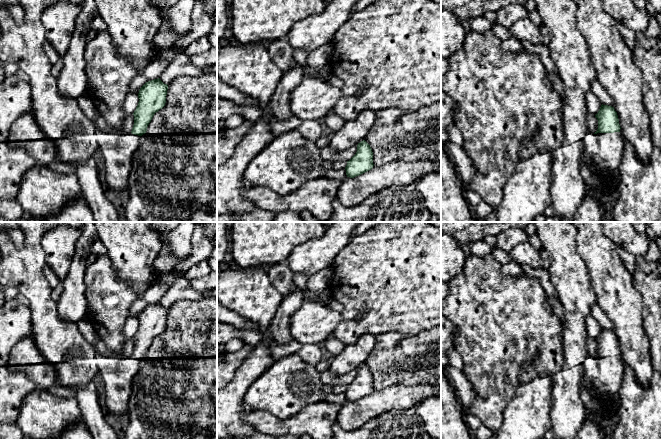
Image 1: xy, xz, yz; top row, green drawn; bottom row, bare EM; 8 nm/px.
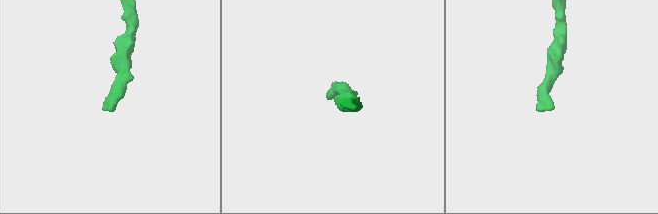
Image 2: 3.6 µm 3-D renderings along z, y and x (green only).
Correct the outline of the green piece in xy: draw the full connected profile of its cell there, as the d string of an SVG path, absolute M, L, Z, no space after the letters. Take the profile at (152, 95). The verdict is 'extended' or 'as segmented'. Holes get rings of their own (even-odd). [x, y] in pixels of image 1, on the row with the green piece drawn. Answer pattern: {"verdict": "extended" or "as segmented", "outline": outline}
{"verdict": "extended", "outline": "M160 78L148 81L140 88L130 134L110 134L96 129L98 148L105 161L106 181L113 189L122 191L129 188L133 154L154 114L165 106L167 90L168 85Z"}

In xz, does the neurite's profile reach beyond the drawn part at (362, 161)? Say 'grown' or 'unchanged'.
unchanged

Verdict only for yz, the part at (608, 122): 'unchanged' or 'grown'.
grown

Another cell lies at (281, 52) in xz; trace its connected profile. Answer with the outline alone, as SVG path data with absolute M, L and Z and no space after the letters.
M277 39L266 44L273 62L283 71L288 71L295 66L300 66L305 77L317 77L323 68L328 65L332 53L333 41L312 51L307 56L307 63L300 65L293 58L294 50L289 42L284 39Z

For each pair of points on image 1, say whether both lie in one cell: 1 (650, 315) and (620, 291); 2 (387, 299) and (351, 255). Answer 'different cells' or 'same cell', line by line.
1: different cells
2: same cell

